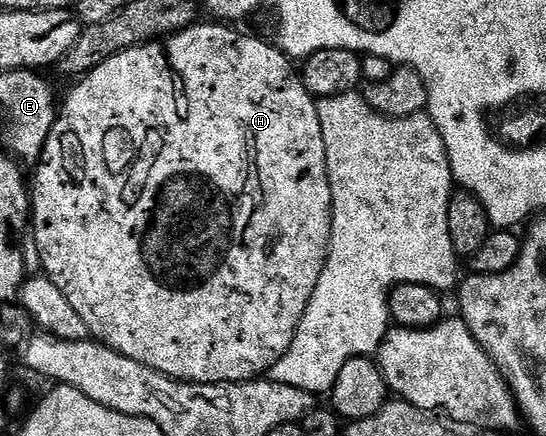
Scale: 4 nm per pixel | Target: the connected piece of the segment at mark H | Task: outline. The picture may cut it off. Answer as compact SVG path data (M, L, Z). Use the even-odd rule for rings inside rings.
M198 22L198 23L195 23L195 24L192 24L192 26L191 26L191 27L189 27L189 28L188 28L188 29L187 29L187 30L183 30L183 31L182 31L182 32L180 32L180 33L179 33L179 34L175 34L175 35L174 35L174 36L166 36L166 37L165 37L165 39L163 39L163 40L155 40L155 41L153 41L153 43L151 43L151 44L143 44L143 45L141 45L141 47L139 47L139 48L132 48L132 49L131 49L131 50L123 50L123 51L122 51L122 52L120 52L120 53L119 53L119 54L115 54L115 55L114 55L114 56L112 56L112 57L111 57L111 58L107 58L107 59L106 59L106 60L104 60L104 62L103 62L103 63L102 63L102 64L101 64L101 65L99 65L99 66L98 66L98 67L97 67L97 68L96 68L96 69L95 69L95 70L91 70L91 71L90 71L90 72L88 72L88 73L87 73L87 74L86 74L86 76L83 76L83 77L80 77L80 79L78 79L78 80L77 80L77 81L76 81L76 83L74 83L74 84L77 84L77 85L75 85L75 86L74 86L74 88L73 88L73 89L71 89L71 90L70 90L70 92L69 92L69 97L67 97L67 98L66 98L66 100L65 100L65 97L64 97L64 100L63 100L63 103L62 103L62 104L61 104L61 105L60 105L60 108L59 108L59 111L58 111L58 113L57 113L57 121L56 121L56 122L55 122L55 126L54 126L54 127L53 127L53 129L52 129L52 130L51 130L51 134L50 134L50 135L49 135L49 137L48 137L48 138L47 138L47 142L46 142L46 143L45 143L45 153L44 153L44 154L42 154L42 156L41 156L41 159L40 159L40 161L39 161L39 163L38 163L38 164L37 164L37 165L36 165L36 168L35 168L35 171L37 171L37 173L35 173L35 174L34 174L34 176L31 176L31 232L32 232L32 228L33 228L33 240L34 240L34 242L35 242L35 243L37 243L37 252L38 252L38 254L39 254L39 255L41 255L41 264L42 264L42 266L43 266L43 267L45 267L45 268L42 268L42 269L43 269L43 272L44 272L44 275L46 275L46 276L48 276L48 277L49 277L49 280L50 280L50 281L51 281L51 282L55 282L55 286L59 286L59 290L63 290L63 298L67 298L67 302L71 302L71 306L75 306L75 314L79 314L79 318L83 318L83 322L84 322L84 323L85 323L85 325L87 325L87 327L89 327L89 334L90 334L90 337L92 337L92 339L94 339L94 340L96 340L96 341L98 341L98 342L100 342L100 343L103 343L103 344L106 344L106 345L107 345L107 347L108 347L108 348L110 348L110 349L111 349L111 350L115 350L115 351L116 351L116 352L118 352L118 353L119 353L119 354L123 354L123 355L124 355L124 356L126 356L126 357L127 357L127 358L135 358L135 362L139 362L139 363L140 363L140 364L145 364L145 365L147 365L147 367L149 367L149 368L150 368L150 369L151 369L151 370L155 370L155 371L156 371L156 372L162 372L162 374L163 374L163 375L164 375L164 376L169 376L169 377L171 377L171 378L172 378L172 379L173 379L173 380L186 380L186 382L188 382L188 384L240 384L240 383L242 383L242 382L244 382L244 381L246 381L246 380L256 380L256 379L258 379L258 378L261 378L261 377L264 377L264 376L265 376L265 375L266 375L266 373L268 373L268 371L269 371L269 369L270 369L270 368L273 368L273 367L274 367L274 366L275 366L275 362L279 362L279 358L283 358L283 354L284 354L284 353L285 353L285 352L286 352L286 350L287 350L287 349L288 349L288 348L289 348L289 347L290 347L290 346L291 346L291 342L292 342L292 341L293 341L293 339L294 339L294 338L295 338L295 334L296 334L296 333L297 333L297 331L298 331L298 330L299 330L299 322L300 322L300 321L301 321L301 319L302 319L302 318L303 318L303 314L304 314L304 313L305 313L305 311L306 311L306 310L307 310L307 306L308 306L308 305L309 305L309 303L310 303L310 302L311 302L311 296L312 296L312 295L313 295L313 294L315 294L315 286L319 286L319 276L320 276L320 275L321 275L321 274L323 274L323 266L324 266L324 265L325 265L325 263L326 263L326 262L327 262L327 258L328 258L328 257L329 257L329 243L330 243L330 242L331 242L331 226L332 226L332 225L333 225L333 195L332 195L332 194L331 194L331 186L330 186L330 185L329 185L329 167L328 167L328 166L327 166L327 150L326 150L326 149L325 149L325 147L324 147L324 146L323 146L323 126L319 126L319 110L318 110L318 109L317 109L317 100L316 100L316 99L315 99L315 97L313 97L313 96L312 96L312 95L311 95L311 94L310 94L310 93L309 93L309 92L308 92L308 90L306 90L306 88L305 88L305 83L304 83L304 82L302 82L302 80L301 80L301 77L300 77L300 75L299 75L299 72L298 72L298 69L297 69L297 68L296 68L296 67L295 67L295 64L294 64L294 61L292 61L292 60L290 60L290 59L289 59L289 57L288 57L288 56L286 56L286 55L285 55L285 53L284 53L284 52L282 52L282 51L281 51L281 49L280 49L280 48L278 48L278 47L277 47L277 45L276 45L276 43L273 43L273 42L270 42L270 41L269 41L269 44L268 44L268 42L267 42L267 41L265 41L265 40L256 40L256 38L255 38L255 37L253 37L253 36L244 36L244 34L243 34L243 33L241 33L241 32L236 32L236 30L235 30L235 29L233 29L233 28L236 28L236 27L233 27L233 26L226 26L226 25L225 25L225 24L224 24L224 23L221 23L221 22L209 22L209 23L213 23L213 24L204 24L204 22Z

